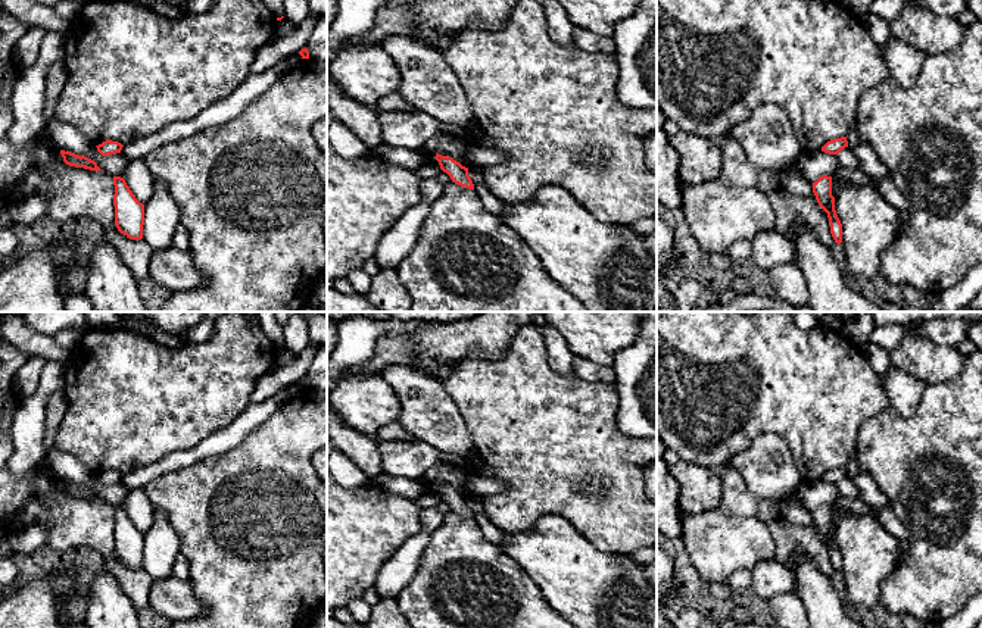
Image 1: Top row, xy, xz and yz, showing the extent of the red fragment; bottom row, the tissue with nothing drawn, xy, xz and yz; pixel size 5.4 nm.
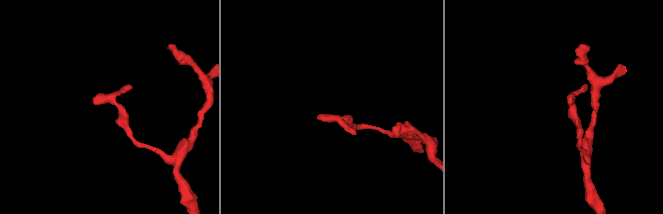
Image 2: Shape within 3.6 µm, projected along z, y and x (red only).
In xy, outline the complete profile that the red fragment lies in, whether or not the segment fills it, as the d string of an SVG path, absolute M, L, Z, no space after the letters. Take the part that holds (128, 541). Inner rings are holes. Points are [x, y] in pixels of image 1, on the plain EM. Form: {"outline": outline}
{"outline": "M113 506L113 515L115 553L118 560L131 569L141 569L144 534L135 528L124 507Z"}

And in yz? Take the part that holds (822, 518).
{"outline": "M823 504L813 512L813 522L819 535L827 543L830 563L835 572L842 572L842 553L835 540L835 527L832 525L832 506Z"}

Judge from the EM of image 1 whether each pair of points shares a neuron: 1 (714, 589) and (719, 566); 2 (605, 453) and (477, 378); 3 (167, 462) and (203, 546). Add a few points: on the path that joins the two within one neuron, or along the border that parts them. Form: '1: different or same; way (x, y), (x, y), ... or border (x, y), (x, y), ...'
1: different; border (726, 581), (713, 581), (707, 586)
2: same; way (573, 453), (566, 453), (510, 405)
3: different; border (202, 458), (159, 474), (145, 487)

